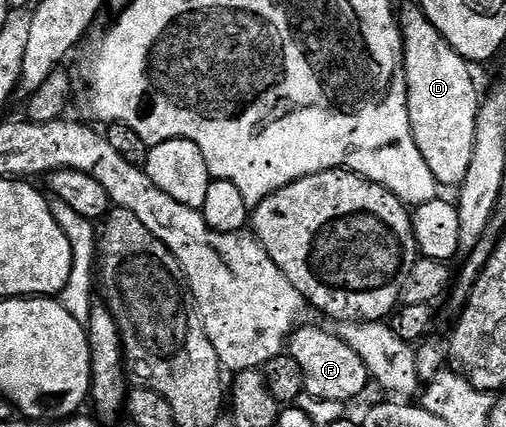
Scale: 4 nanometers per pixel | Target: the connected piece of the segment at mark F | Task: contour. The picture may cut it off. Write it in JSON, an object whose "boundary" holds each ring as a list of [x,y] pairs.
{"boundary":[[[305,325],[294,329],[287,342],[287,353],[299,363],[303,371],[305,393],[321,401],[353,401],[368,385],[371,378],[363,359],[336,332],[328,333],[317,325]]]}

